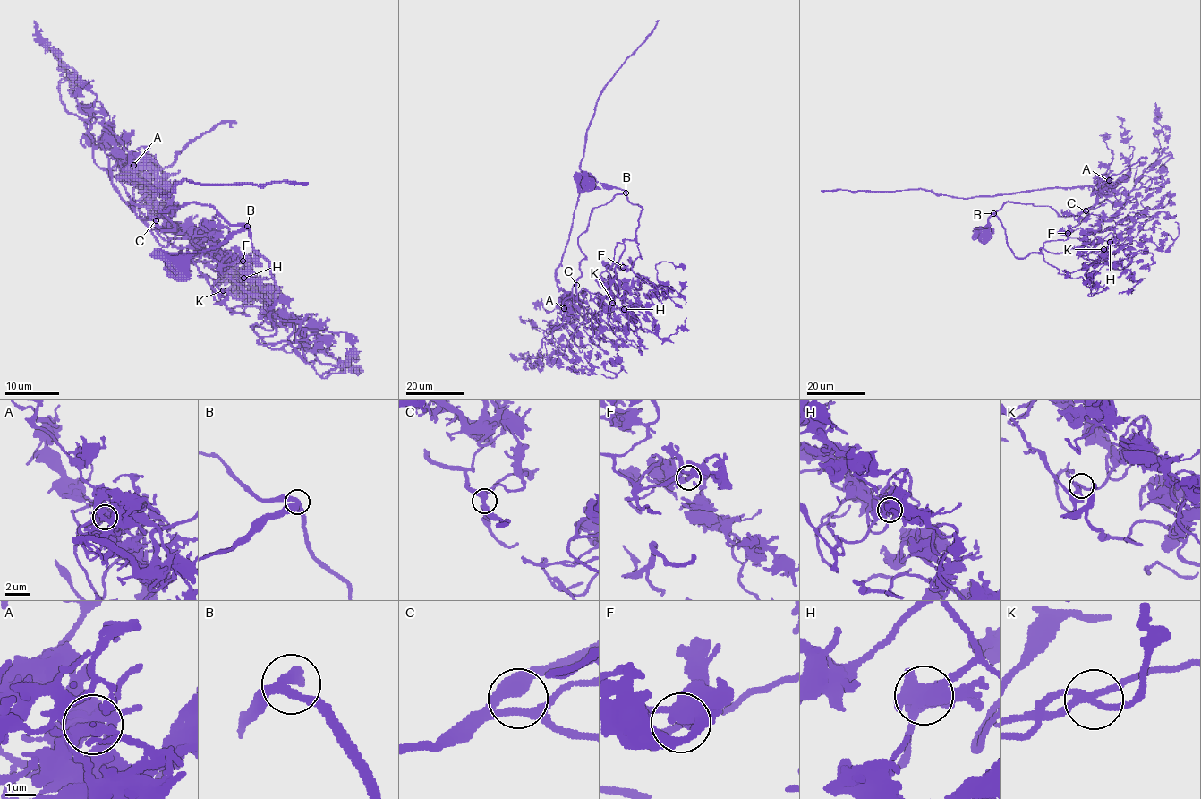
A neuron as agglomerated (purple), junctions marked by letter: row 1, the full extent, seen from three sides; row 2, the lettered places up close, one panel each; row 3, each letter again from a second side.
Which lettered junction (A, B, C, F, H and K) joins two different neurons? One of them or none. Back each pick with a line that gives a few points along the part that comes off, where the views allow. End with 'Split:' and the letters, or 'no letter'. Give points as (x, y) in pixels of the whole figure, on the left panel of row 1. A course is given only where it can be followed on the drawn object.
A: foreign part runs (134, 165), (132, 158), (134, 175), (119, 177), (140, 180), (165, 194), (162, 197), (183, 180), (308, 184)
Split: A

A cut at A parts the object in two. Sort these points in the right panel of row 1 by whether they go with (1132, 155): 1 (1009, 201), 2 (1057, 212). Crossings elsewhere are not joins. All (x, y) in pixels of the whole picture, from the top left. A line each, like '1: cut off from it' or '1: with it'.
1: with it
2: with it

